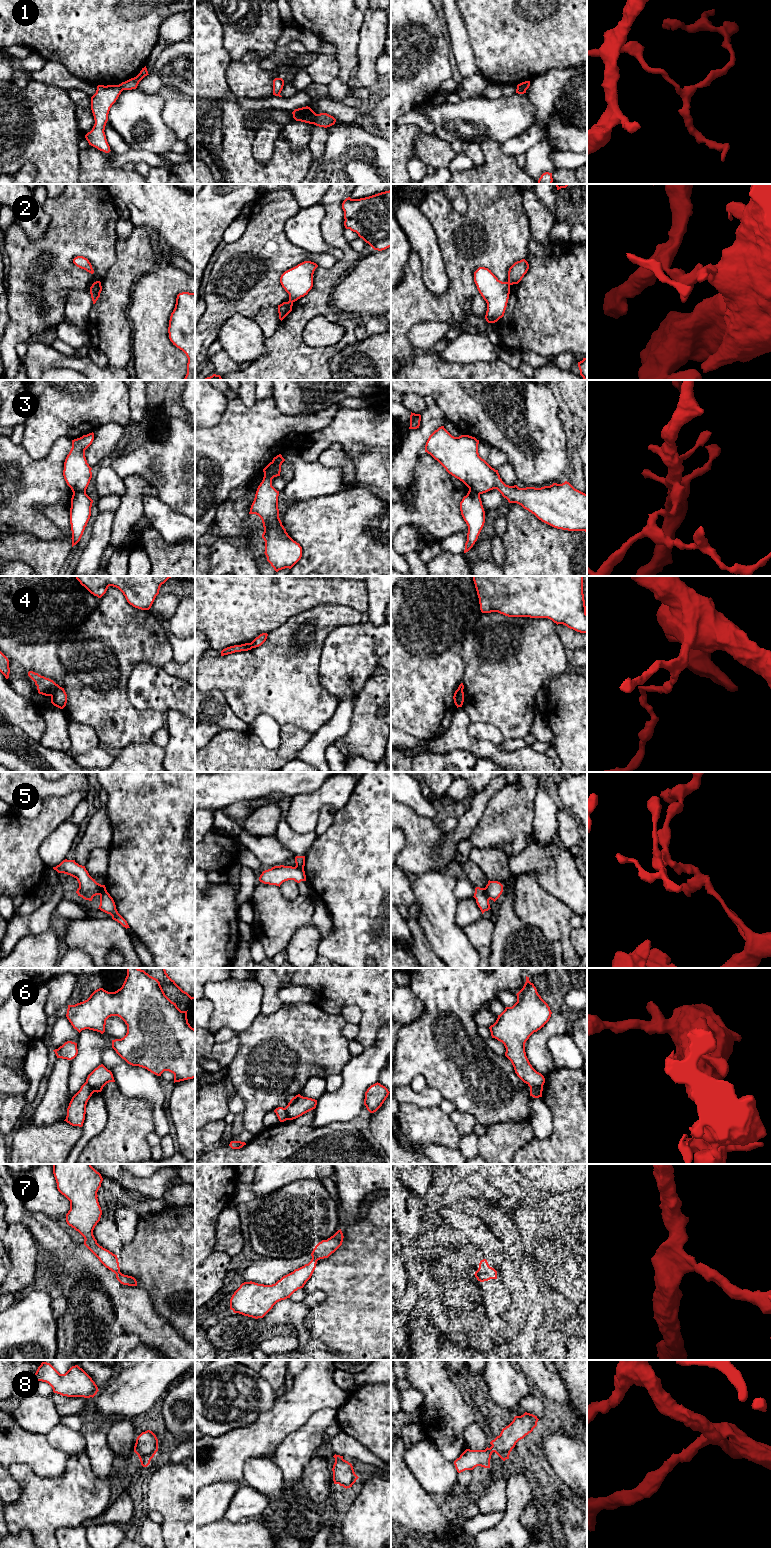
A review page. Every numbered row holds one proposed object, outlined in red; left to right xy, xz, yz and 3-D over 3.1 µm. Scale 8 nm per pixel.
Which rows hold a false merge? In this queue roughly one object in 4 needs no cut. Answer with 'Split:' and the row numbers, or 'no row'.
Split: 1, 2, 3, 4, 5, 6

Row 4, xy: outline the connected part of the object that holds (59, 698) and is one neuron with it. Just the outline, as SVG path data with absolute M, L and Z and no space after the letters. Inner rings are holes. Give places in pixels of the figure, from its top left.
M59 687L51 696L51 703L60 708L63 709L66 706L67 703L67 694L64 690L64 688Z

